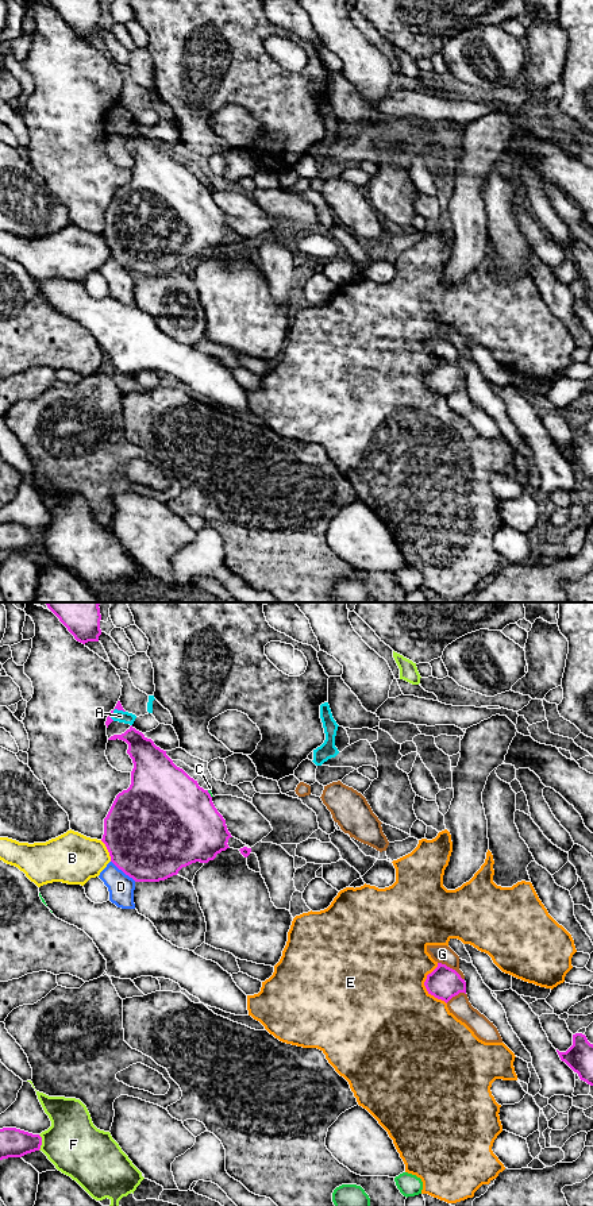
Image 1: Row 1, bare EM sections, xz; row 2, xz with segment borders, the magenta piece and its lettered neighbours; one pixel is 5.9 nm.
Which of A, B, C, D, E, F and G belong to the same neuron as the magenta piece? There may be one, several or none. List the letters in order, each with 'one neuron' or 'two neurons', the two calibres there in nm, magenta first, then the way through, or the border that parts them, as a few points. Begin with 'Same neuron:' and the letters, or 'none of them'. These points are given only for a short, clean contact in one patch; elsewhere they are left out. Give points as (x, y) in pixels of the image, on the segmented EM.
Same neuron: none of them
A: two neurons | 40/70 nm | along xz (124, 711), (115, 709), (108, 716)
B: two neurons | 500/300 nm
C: two neurons | 480/20 nm
D: two neurons | 500/160 nm
E: two neurons | 190/500 nm
F: two neurons | 180/340 nm
G: two neurons | 190/110 nm

